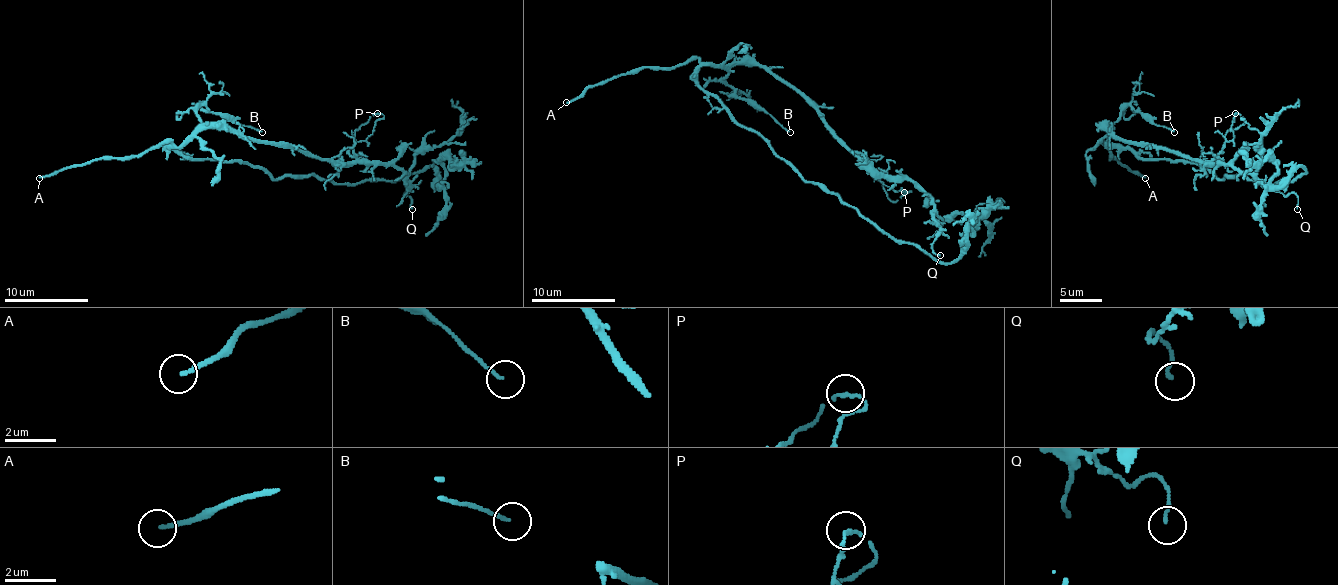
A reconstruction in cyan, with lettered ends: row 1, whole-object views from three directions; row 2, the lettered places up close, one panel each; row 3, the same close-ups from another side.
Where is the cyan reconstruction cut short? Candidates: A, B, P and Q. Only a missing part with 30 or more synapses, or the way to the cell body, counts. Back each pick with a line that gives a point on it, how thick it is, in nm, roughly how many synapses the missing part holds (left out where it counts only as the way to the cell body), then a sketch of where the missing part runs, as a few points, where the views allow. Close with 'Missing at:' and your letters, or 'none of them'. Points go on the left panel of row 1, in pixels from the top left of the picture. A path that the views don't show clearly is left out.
A: (39, 178) | 150 nm
Missing at: A

